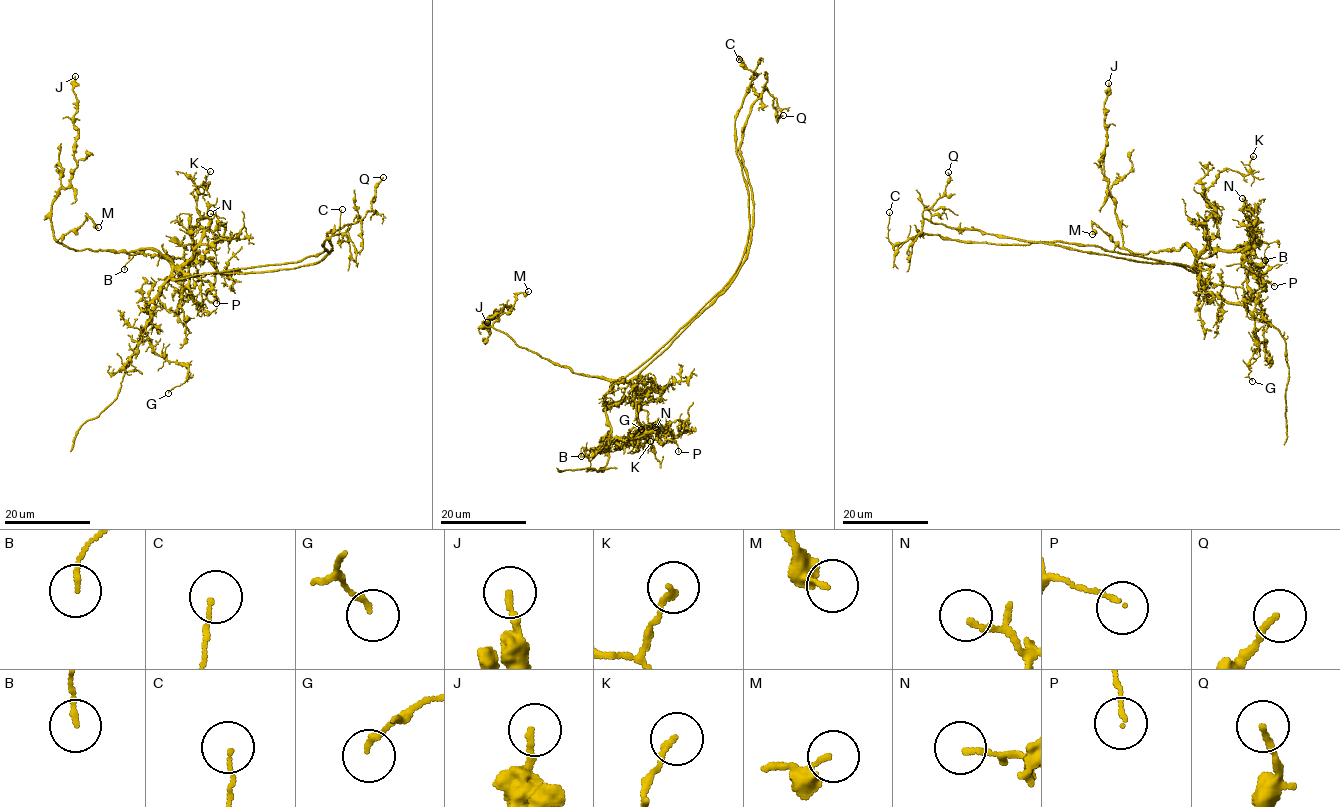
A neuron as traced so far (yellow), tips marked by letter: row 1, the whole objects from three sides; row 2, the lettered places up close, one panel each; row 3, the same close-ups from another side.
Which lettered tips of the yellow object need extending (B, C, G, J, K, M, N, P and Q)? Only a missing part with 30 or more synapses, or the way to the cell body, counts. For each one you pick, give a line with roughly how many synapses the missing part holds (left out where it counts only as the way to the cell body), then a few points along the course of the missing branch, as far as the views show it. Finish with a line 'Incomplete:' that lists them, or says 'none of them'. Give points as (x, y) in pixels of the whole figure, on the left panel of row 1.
Incomplete: none of them

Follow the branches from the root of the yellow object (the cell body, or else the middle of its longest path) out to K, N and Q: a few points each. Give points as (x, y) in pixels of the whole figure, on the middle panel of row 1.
K: (658, 356), (628, 381), (651, 398), (636, 393), (632, 405), (648, 413), (650, 441)
N: (658, 356), (628, 381), (638, 395), (640, 426), (657, 435), (668, 430), (672, 437), (666, 428), (655, 427)
Q: (658, 356), (728, 285), (745, 258), (753, 195), (740, 142), (750, 106), (767, 89), (775, 115), (783, 115)

